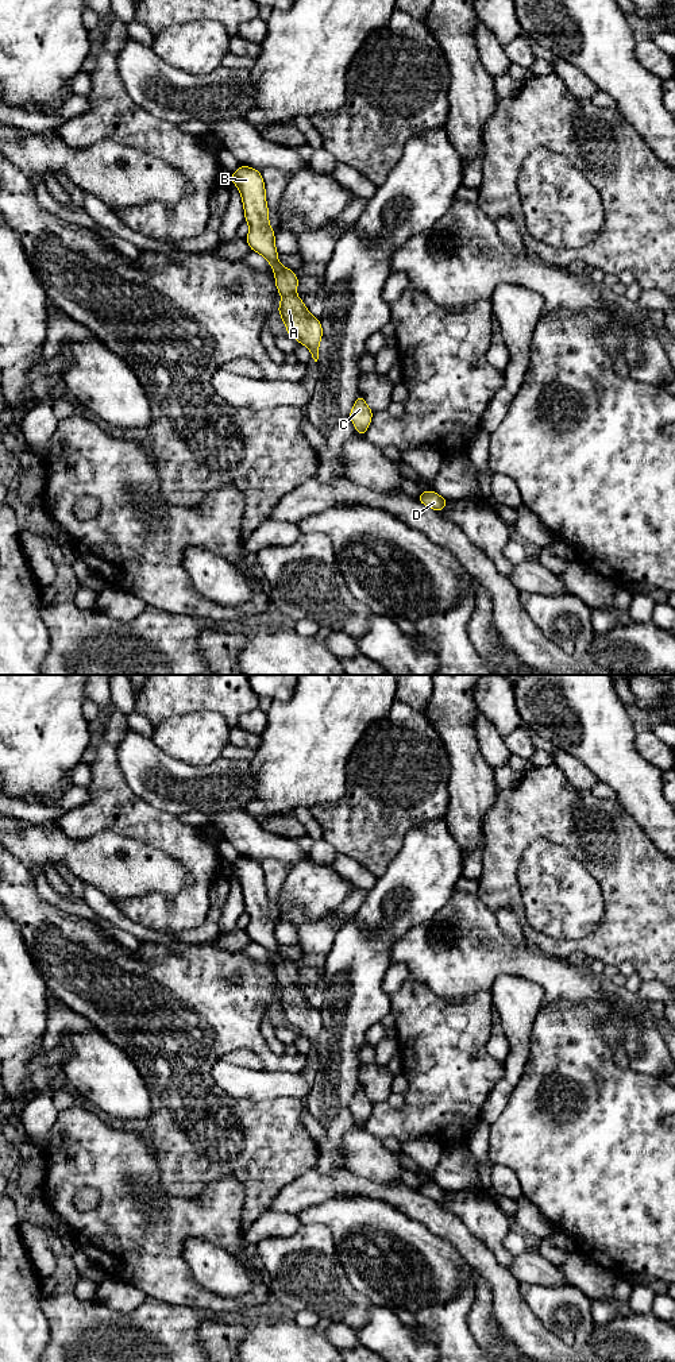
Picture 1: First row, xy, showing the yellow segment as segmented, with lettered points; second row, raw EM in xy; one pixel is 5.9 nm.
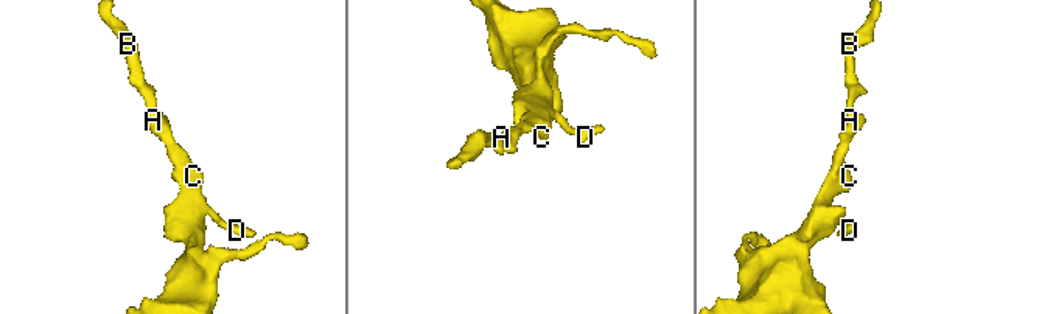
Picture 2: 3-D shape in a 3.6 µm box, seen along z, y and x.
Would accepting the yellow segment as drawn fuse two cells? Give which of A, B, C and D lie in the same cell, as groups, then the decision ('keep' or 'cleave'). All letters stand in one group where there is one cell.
A B C D; keep

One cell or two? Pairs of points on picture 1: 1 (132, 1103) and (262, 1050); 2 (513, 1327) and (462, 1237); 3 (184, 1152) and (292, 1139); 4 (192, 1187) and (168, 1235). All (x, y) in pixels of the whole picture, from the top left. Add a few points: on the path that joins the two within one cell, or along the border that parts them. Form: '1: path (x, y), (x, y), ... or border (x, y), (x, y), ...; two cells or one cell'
1: border (135, 1068), (151, 1103), (151, 1114), (143, 1119); two cells
2: path (508, 1304), (502, 1281), (481, 1260); one cell
3: path (211, 1142), (265, 1141); one cell
4: border (213, 1181), (193, 1197), (169, 1195), (159, 1185); two cells

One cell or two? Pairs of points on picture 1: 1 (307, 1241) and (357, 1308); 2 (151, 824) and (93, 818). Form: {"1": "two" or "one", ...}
{"1": "one", "2": "one"}

